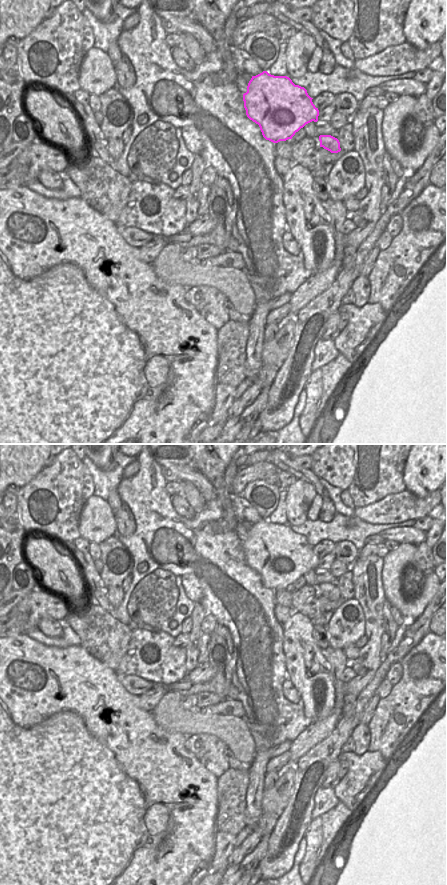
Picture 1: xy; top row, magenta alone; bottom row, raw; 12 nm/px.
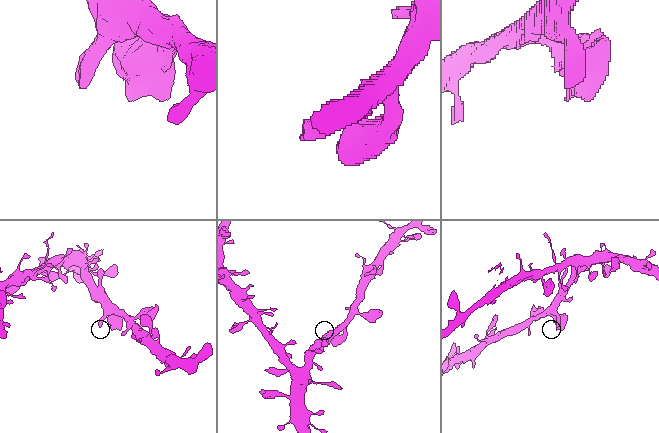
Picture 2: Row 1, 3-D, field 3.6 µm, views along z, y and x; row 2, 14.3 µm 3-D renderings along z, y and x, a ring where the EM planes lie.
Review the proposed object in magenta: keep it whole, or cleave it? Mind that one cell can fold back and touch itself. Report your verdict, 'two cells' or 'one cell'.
one cell

